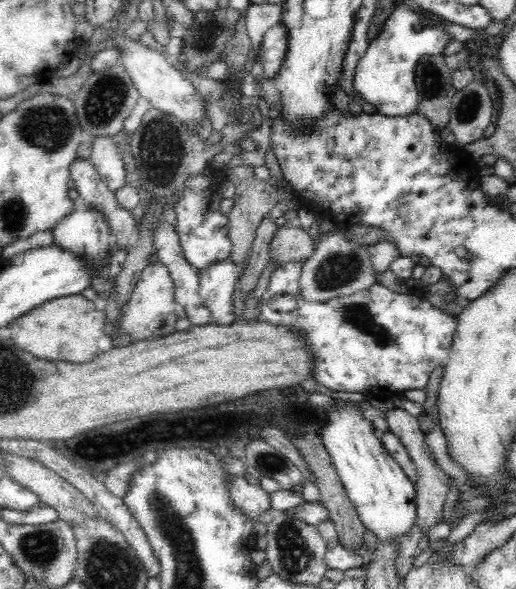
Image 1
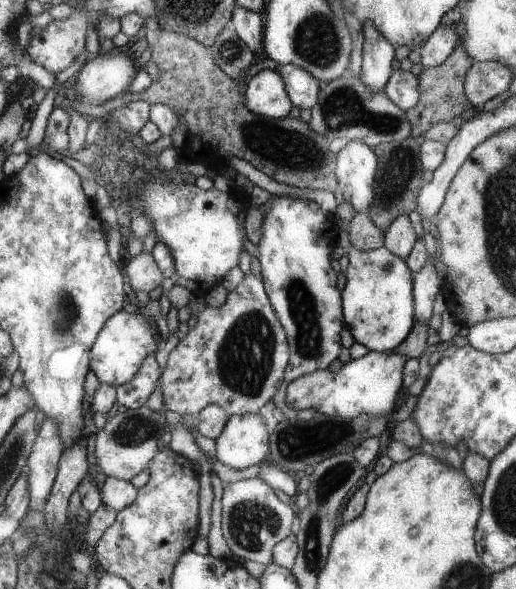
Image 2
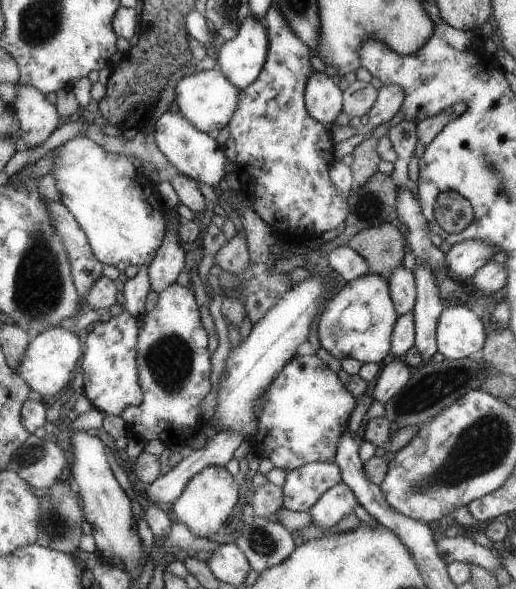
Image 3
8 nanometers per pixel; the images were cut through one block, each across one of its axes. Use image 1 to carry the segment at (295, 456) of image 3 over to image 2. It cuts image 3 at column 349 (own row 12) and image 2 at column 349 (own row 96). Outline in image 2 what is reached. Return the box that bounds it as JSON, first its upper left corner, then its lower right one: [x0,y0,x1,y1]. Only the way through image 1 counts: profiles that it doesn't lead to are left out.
[285,351,405,419]

